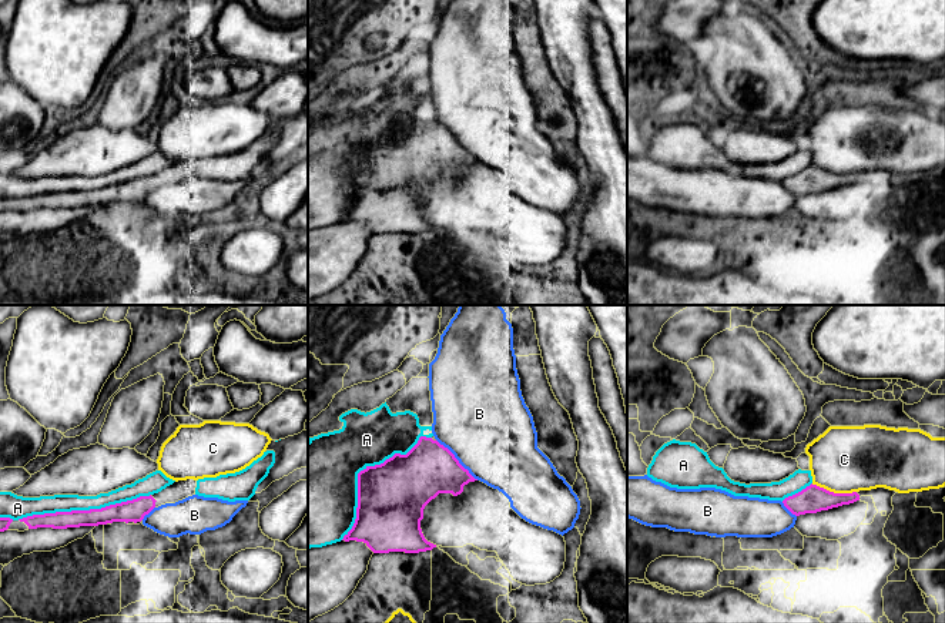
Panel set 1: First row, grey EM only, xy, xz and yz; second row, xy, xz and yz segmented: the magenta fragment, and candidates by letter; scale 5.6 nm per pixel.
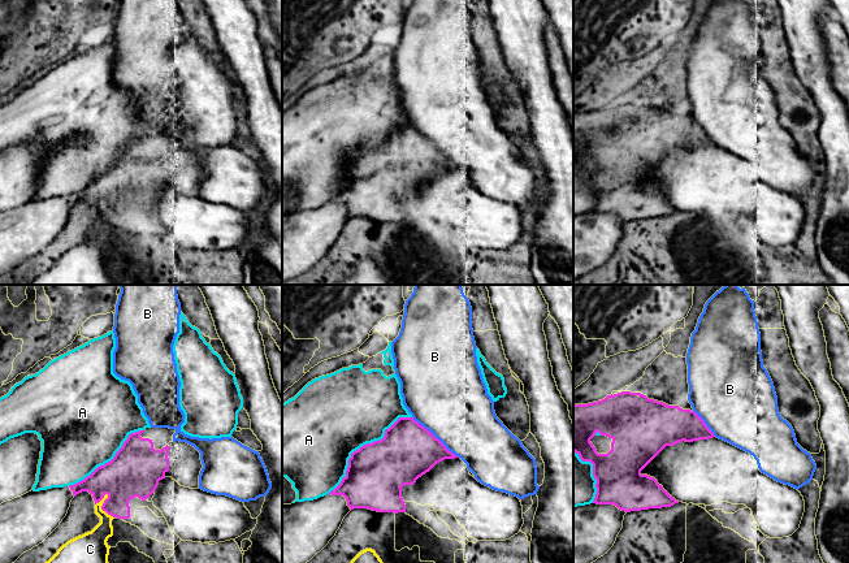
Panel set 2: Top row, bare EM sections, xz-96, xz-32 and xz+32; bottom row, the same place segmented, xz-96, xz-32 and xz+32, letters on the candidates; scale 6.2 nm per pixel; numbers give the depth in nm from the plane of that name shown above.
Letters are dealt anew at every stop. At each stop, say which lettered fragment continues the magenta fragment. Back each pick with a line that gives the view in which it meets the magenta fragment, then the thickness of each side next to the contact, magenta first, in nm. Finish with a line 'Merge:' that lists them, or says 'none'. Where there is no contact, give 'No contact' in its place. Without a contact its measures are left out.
Merge: none

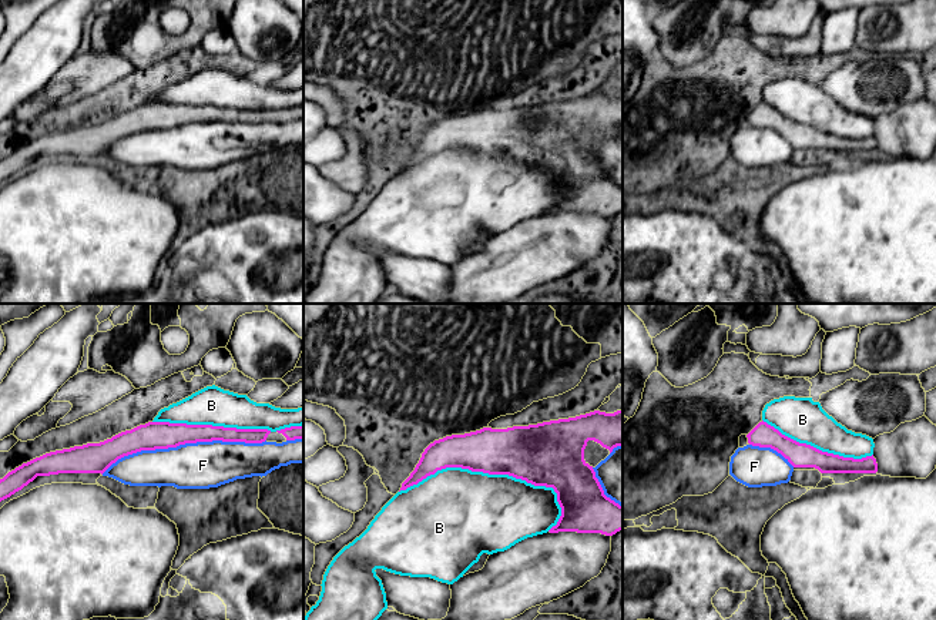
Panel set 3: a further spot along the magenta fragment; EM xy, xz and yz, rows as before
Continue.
Merge: none

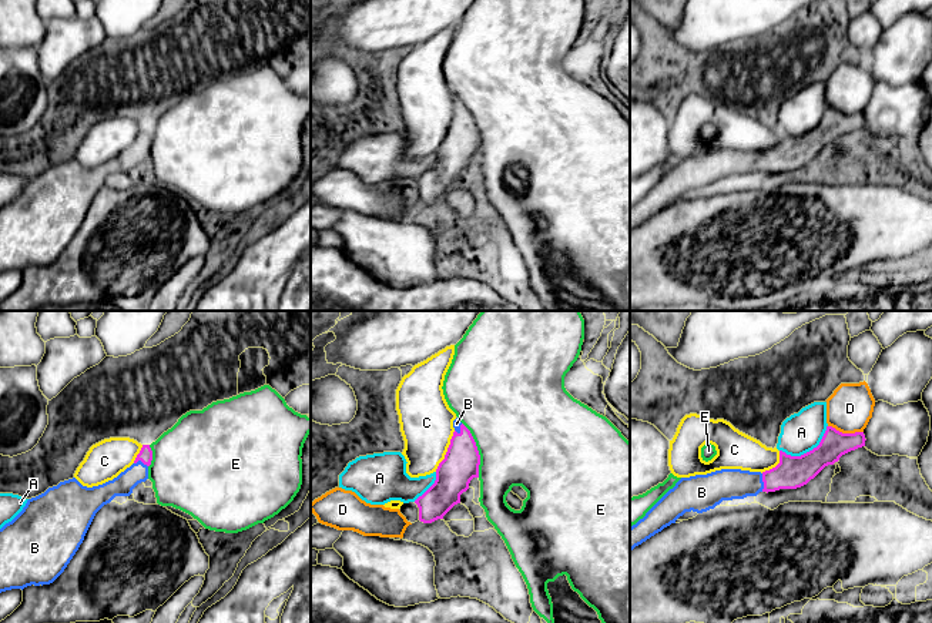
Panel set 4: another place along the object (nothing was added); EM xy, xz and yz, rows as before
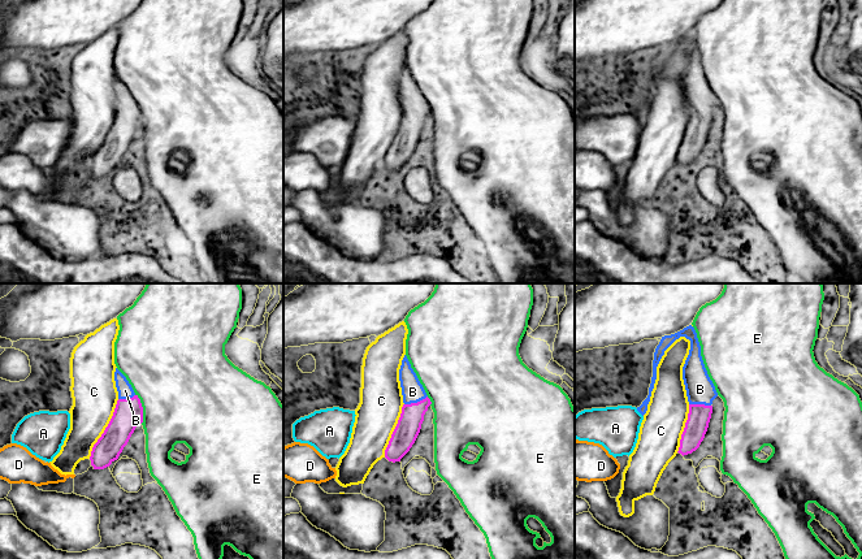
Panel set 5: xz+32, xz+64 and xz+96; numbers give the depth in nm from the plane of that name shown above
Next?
B: Touches magenta in yz. Thickness 180 nm (magenta) against 180 nm
Merge: B

